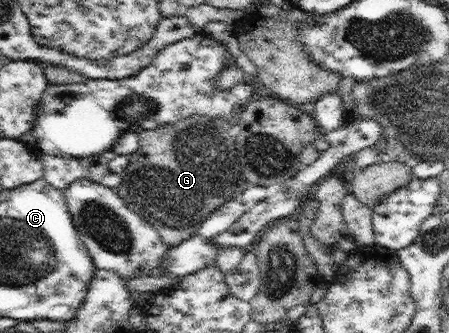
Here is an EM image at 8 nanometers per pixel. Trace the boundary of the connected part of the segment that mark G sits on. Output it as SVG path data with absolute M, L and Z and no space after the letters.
M201 114L139 132L138 150L129 156L124 170L128 180L120 184L117 194L158 231L166 247L198 235L206 218L222 204L243 199L248 182L236 158L234 133L227 120Z

